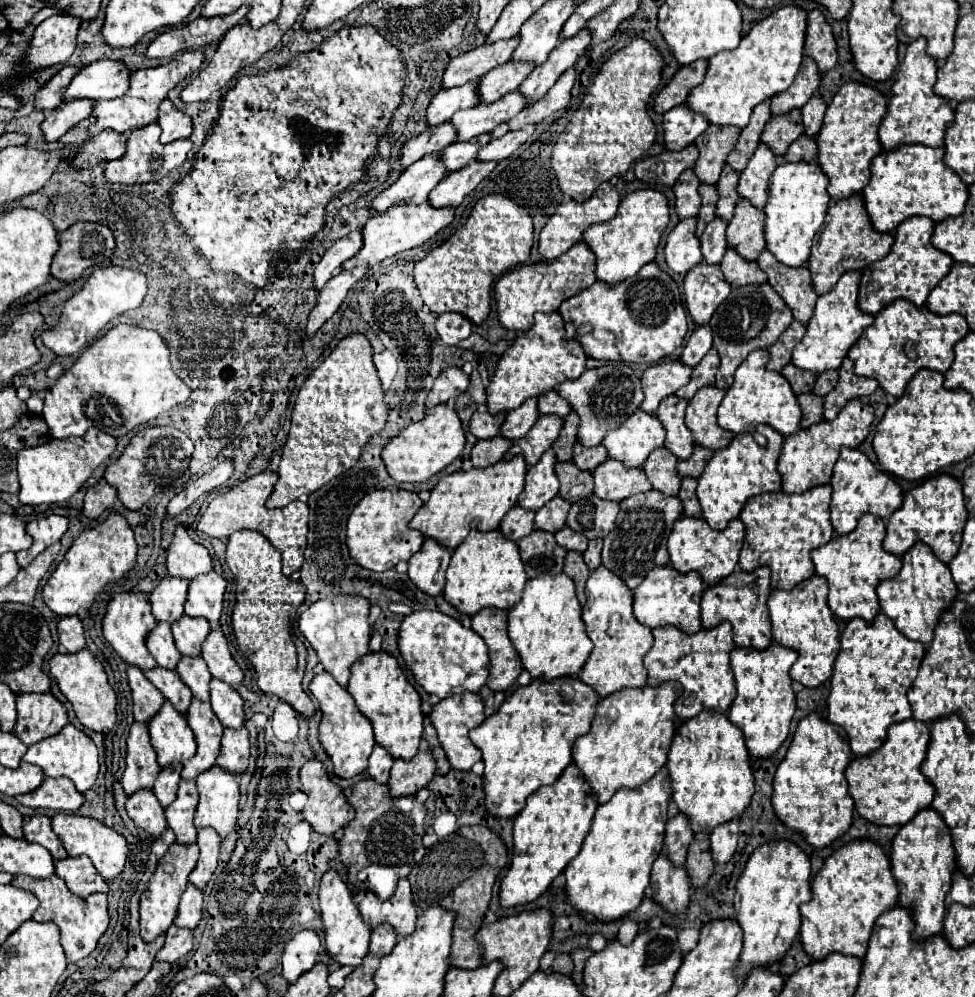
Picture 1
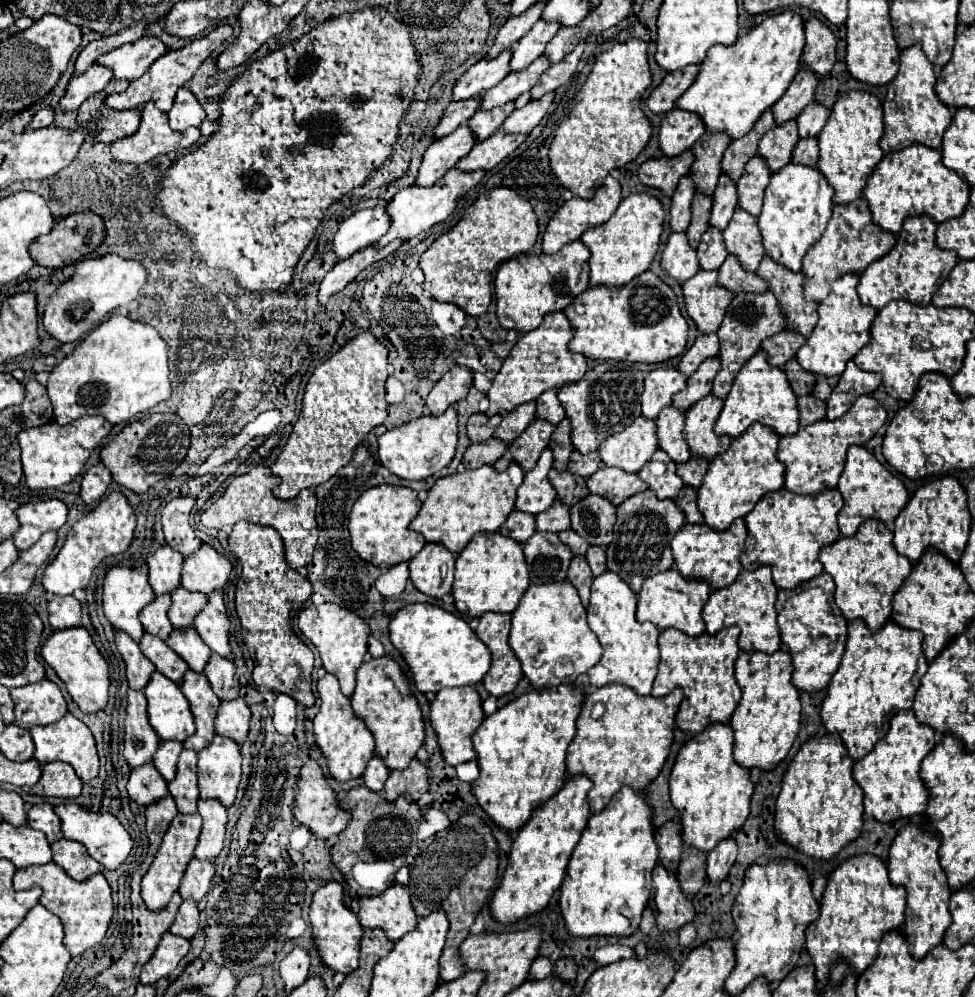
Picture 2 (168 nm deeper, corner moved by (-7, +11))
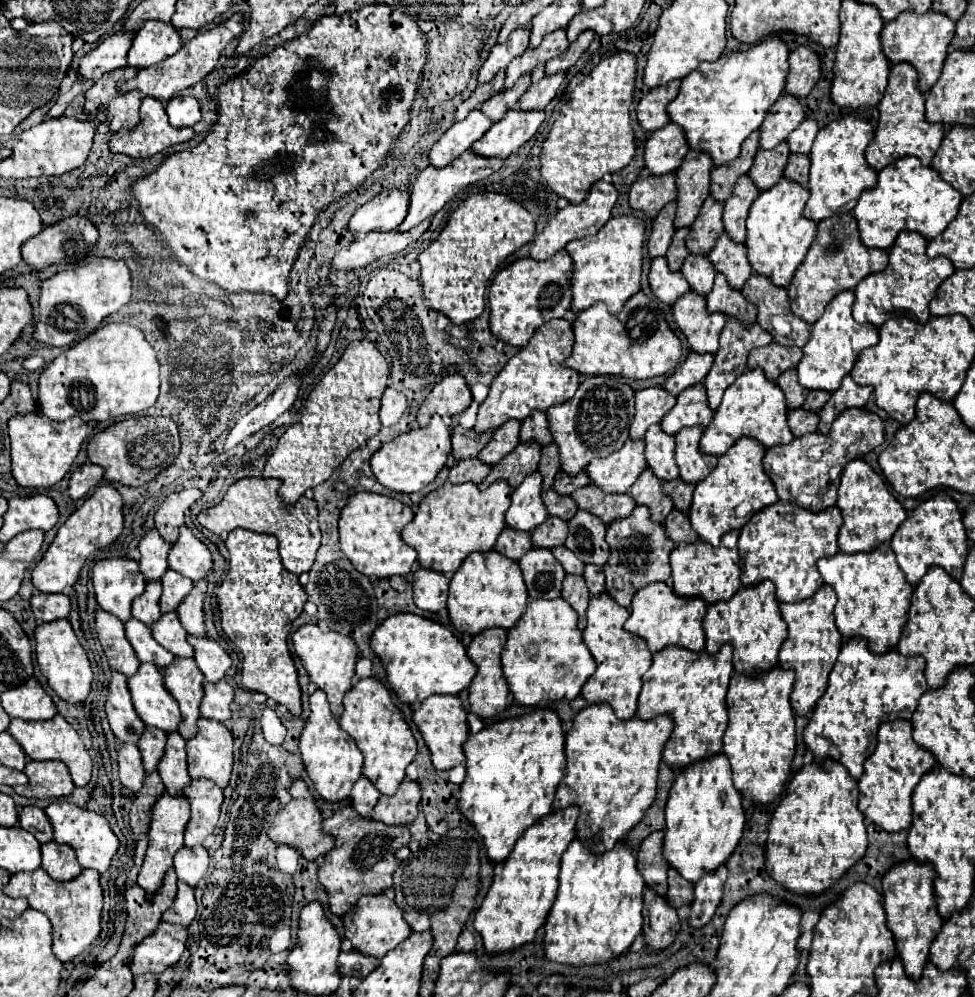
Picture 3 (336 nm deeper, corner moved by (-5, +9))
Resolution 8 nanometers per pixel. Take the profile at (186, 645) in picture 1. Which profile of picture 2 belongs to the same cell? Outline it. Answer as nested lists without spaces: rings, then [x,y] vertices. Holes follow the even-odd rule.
[[[182,585],[178,589],[174,589],[170,597],[172,597],[172,605],[168,609],[168,619],[170,619],[172,627],[176,627],[176,629],[192,625],[192,617],[196,617],[196,613],[204,607],[204,601],[208,601],[208,597],[204,593],[188,591]]]

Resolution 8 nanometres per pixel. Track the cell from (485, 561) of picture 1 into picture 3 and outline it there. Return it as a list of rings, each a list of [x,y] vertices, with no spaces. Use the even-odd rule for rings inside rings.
[[[490,549],[486,553],[468,555],[450,581],[448,613],[452,625],[460,633],[476,635],[488,627],[510,629],[522,617],[528,603],[528,591],[518,563],[506,559],[502,553]]]

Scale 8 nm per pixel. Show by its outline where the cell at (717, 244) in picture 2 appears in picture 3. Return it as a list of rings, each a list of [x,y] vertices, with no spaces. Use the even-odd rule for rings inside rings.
[[[690,255],[682,269],[680,269],[686,277],[686,281],[690,283],[690,287],[702,295],[708,295],[714,283],[714,267],[710,267],[710,259],[708,255]]]

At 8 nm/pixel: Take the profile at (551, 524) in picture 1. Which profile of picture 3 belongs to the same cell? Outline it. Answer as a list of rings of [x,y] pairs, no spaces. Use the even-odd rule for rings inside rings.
[[[552,515],[532,531],[532,545],[534,547],[558,547],[564,545],[568,535],[568,523],[564,519],[554,519]]]

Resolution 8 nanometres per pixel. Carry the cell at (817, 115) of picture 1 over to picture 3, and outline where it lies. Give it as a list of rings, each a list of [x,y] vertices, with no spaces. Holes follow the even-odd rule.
[[[804,119],[788,137],[788,145],[792,153],[810,153],[812,141],[818,133],[820,125],[816,119]]]

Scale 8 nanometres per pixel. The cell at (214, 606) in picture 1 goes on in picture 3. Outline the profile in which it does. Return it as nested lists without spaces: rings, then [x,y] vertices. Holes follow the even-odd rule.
[[[182,527],[180,539],[172,545],[172,551],[168,555],[168,565],[176,573],[198,581],[212,571],[214,561],[208,547],[198,537],[194,537],[188,527]]]

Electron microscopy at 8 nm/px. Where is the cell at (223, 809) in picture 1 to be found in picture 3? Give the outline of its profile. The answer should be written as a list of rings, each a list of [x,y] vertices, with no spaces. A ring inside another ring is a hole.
[[[200,719],[198,735],[186,743],[188,751],[188,773],[192,779],[210,779],[226,789],[232,775],[234,763],[234,737],[216,721]]]

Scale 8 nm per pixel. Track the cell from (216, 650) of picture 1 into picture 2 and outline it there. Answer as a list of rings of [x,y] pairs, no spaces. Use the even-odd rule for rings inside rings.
[[[212,591],[208,595],[206,607],[196,615],[194,619],[194,629],[198,635],[204,639],[204,643],[220,653],[220,655],[232,655],[230,653],[230,643],[228,643],[228,629],[230,629],[230,619],[226,615],[226,607],[222,601],[222,591]]]

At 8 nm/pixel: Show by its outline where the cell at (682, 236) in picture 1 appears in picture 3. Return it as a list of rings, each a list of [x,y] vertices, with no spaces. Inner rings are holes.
[[[658,257],[652,261],[648,281],[650,281],[654,295],[668,305],[672,305],[682,293],[686,293],[690,289],[686,279],[682,279],[680,271],[670,271],[666,257]]]

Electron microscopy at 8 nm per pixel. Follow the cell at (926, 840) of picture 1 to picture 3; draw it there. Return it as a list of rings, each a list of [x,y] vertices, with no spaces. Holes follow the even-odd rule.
[[[916,859],[902,861],[894,865],[882,877],[882,895],[884,895],[884,911],[888,917],[888,927],[894,933],[898,957],[902,957],[908,977],[920,979],[922,967],[928,961],[928,951],[938,931],[942,929],[944,919],[936,909],[936,893],[934,893],[934,867],[930,863],[920,863]]]

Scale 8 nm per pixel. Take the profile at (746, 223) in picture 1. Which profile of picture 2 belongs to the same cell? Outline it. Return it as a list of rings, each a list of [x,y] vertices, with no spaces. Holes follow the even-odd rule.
[[[736,209],[730,225],[722,231],[722,235],[726,251],[740,261],[742,269],[754,271],[764,257],[760,231],[756,229],[756,217],[744,213],[742,209]]]

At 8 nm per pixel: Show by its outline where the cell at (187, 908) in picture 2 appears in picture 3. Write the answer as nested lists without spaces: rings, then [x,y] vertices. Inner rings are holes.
[[[178,883],[178,895],[174,905],[164,913],[166,923],[178,923],[182,927],[188,927],[196,917],[196,899],[192,889],[186,883]]]

